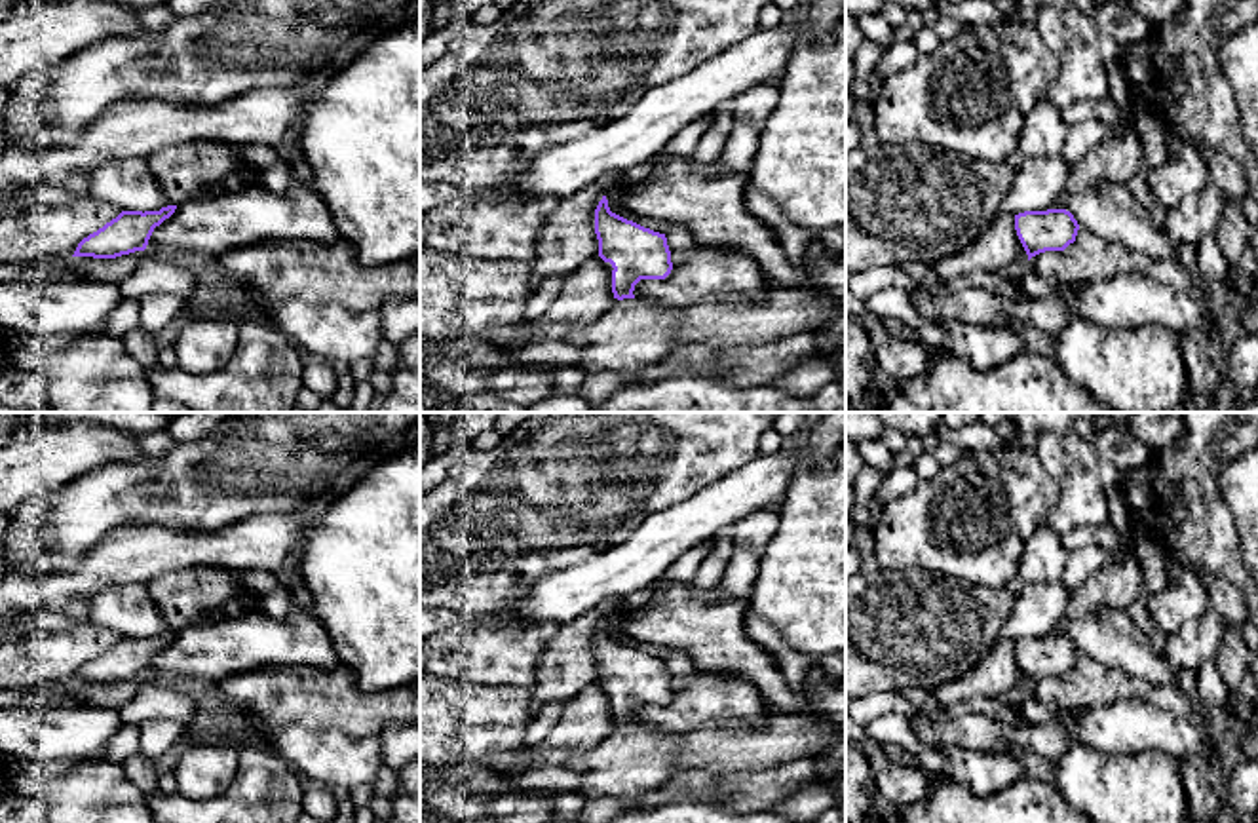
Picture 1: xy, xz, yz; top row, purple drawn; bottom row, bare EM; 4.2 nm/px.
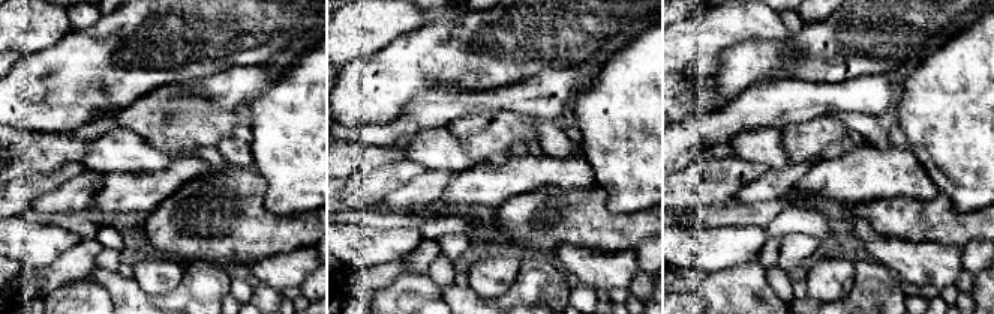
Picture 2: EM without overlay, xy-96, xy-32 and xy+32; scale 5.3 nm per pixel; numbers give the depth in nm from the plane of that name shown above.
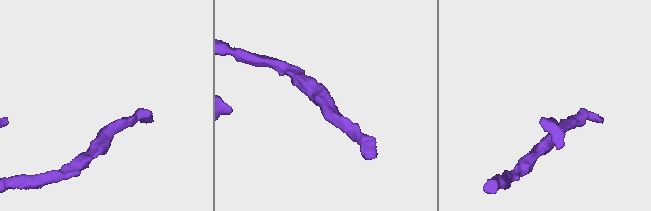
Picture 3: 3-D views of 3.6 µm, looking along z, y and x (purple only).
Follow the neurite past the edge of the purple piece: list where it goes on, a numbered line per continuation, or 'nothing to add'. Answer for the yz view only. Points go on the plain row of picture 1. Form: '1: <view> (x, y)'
nothing to add

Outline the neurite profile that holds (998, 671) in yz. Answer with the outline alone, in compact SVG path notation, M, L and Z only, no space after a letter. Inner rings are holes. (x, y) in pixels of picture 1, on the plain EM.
M1000 637L982 660L965 675L931 690L944 709L971 698L1001 699L1013 688L1028 688L1015 656L1015 641Z

